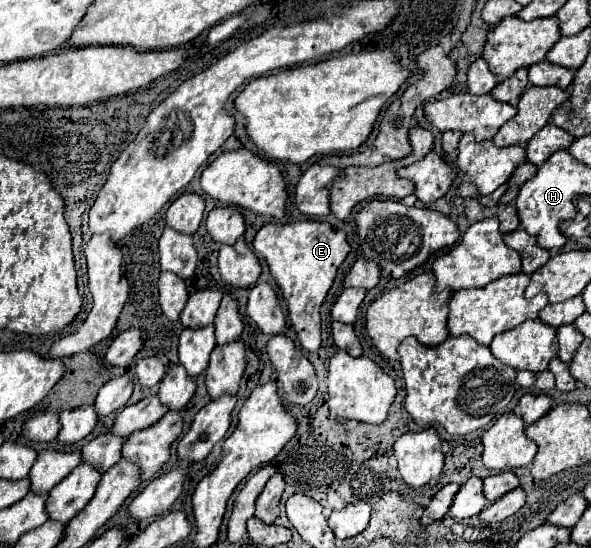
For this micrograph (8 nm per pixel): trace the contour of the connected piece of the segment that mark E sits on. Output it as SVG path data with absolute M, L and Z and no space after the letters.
M303 219L295 223L267 223L253 241L255 251L265 257L271 275L283 291L289 317L305 351L317 351L321 345L321 305L335 281L339 265L347 259L351 247L343 231L335 231L327 221Z

